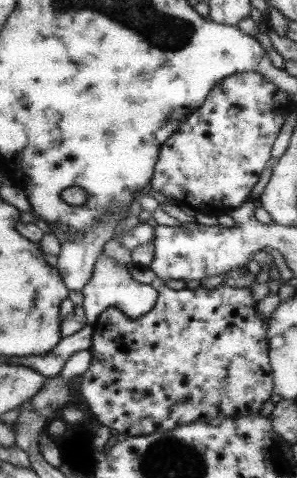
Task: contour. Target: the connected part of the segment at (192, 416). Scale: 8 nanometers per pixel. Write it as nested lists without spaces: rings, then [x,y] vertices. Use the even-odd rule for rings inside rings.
[[[130,264],[128,271],[133,280],[156,290],[156,301],[149,312],[137,319],[129,319],[117,308],[110,307],[95,320],[89,368],[79,376],[77,386],[92,420],[115,430],[120,437],[145,436],[154,430],[171,430],[201,418],[237,417],[259,412],[272,393],[266,336],[269,318],[259,316],[257,302],[251,298],[249,288],[220,284],[213,289],[199,286],[173,290],[167,288],[149,266]]]

